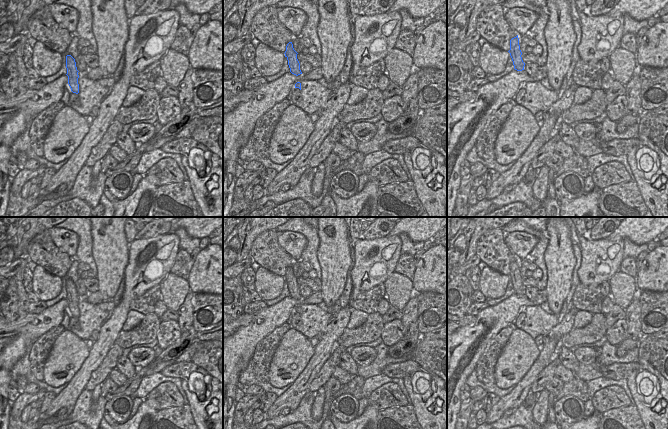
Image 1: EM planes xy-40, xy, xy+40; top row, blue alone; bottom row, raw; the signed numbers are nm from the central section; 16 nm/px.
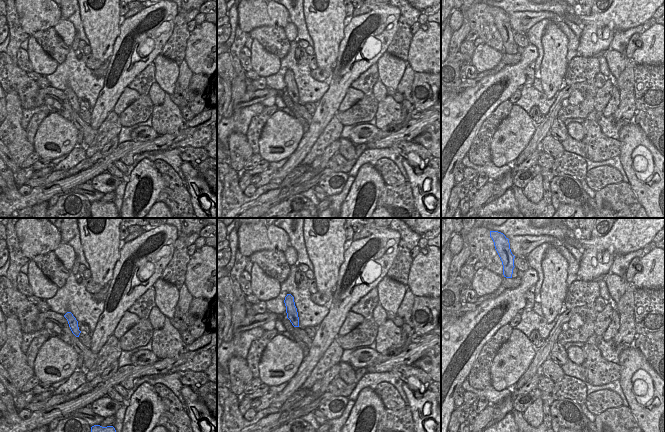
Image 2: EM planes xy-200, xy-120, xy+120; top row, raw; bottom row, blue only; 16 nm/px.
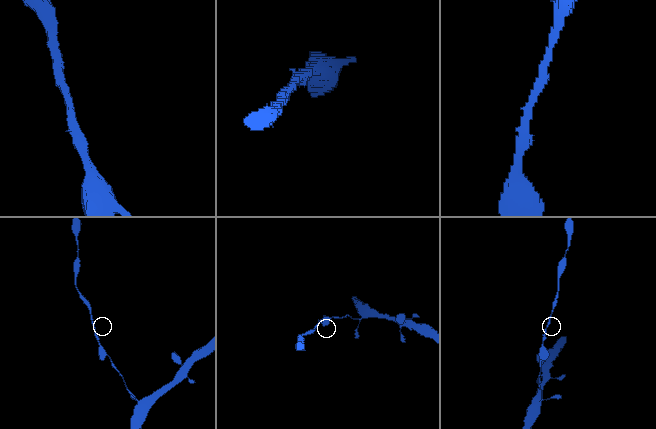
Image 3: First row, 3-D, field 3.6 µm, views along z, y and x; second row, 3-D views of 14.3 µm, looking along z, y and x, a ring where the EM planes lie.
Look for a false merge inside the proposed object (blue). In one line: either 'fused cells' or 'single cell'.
single cell

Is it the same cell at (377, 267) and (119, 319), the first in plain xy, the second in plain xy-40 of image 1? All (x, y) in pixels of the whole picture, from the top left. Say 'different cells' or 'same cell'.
same cell

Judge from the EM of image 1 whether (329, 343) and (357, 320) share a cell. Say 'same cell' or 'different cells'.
different cells

